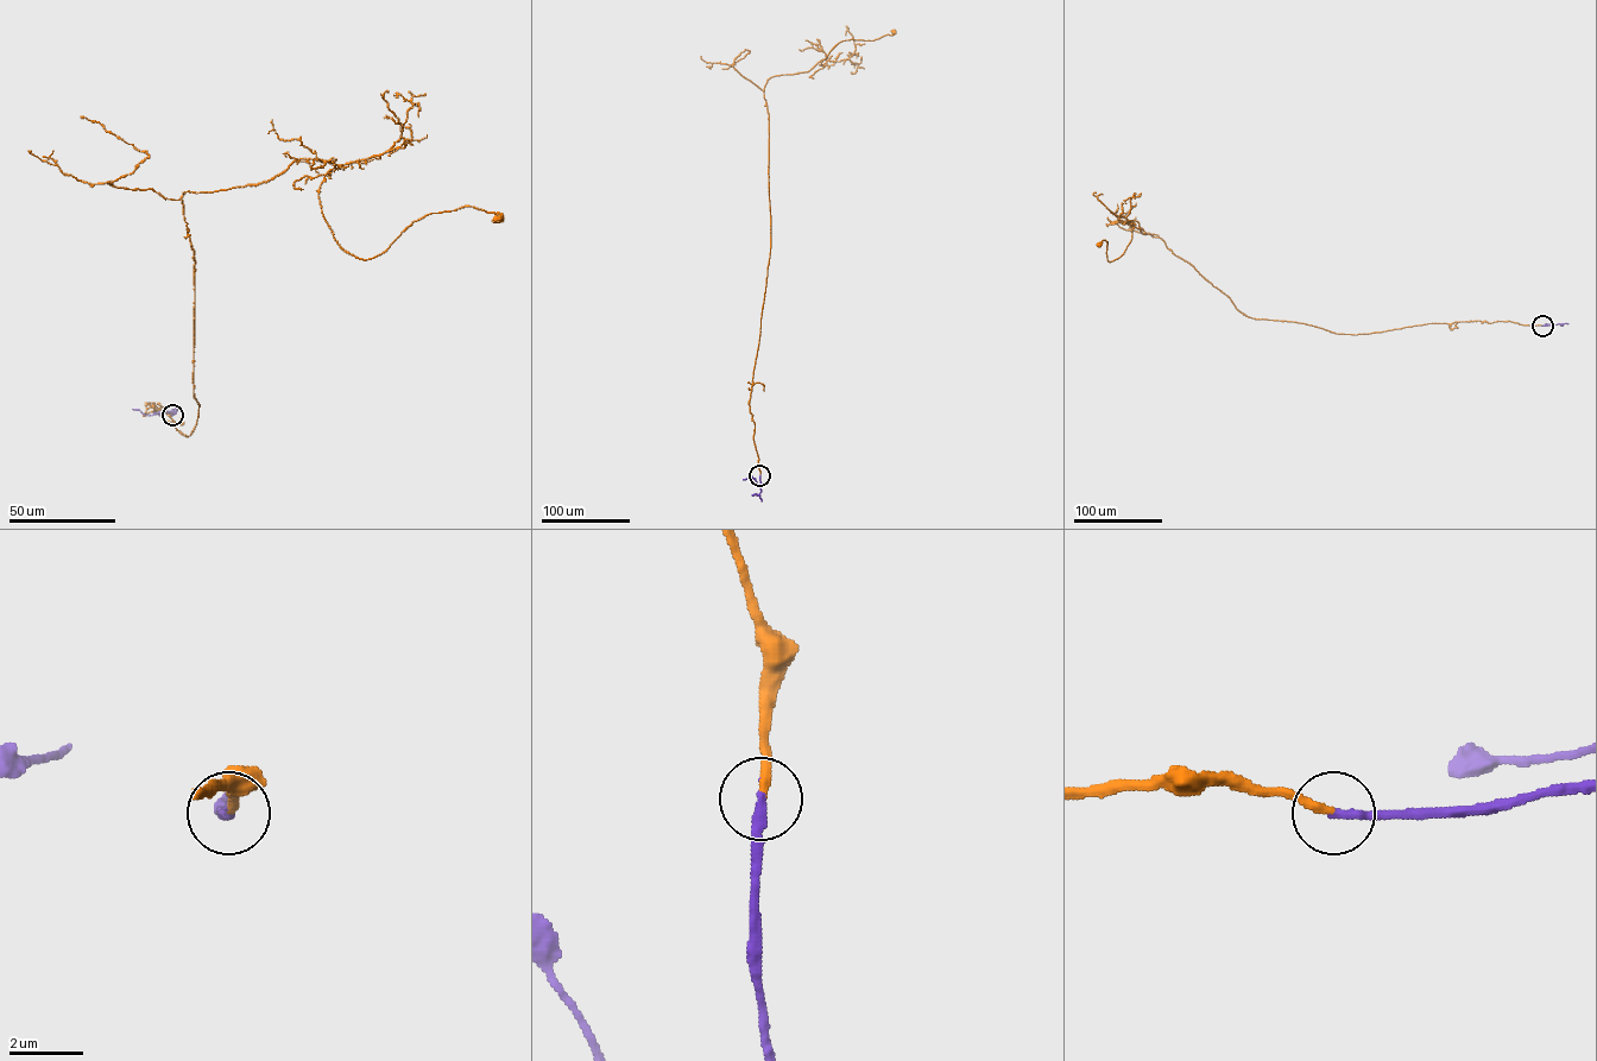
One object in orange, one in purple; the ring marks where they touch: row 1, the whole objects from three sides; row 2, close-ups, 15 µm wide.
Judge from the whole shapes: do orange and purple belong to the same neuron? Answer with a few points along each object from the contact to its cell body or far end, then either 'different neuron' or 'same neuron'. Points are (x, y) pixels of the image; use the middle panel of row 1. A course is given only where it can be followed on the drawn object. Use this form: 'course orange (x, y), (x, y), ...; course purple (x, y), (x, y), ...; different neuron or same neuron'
course orange (759, 475), (749, 400), (770, 253), (764, 86), (822, 65), (841, 42), (894, 31); course purple (759, 475), (759, 486), (751, 475), (743, 480); same neuron

